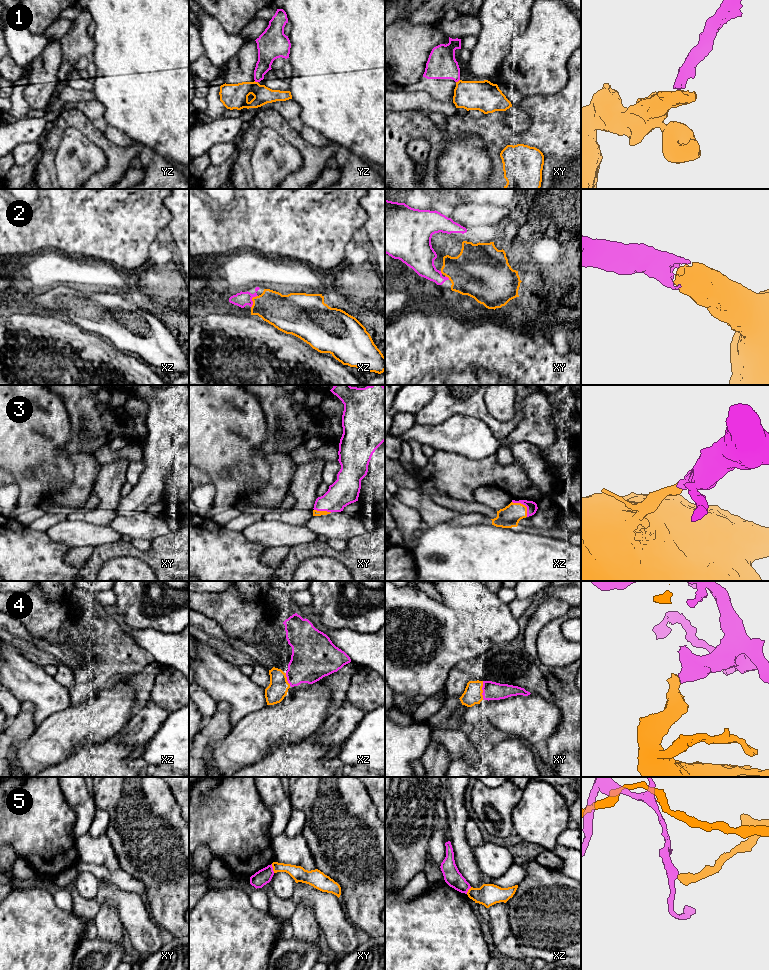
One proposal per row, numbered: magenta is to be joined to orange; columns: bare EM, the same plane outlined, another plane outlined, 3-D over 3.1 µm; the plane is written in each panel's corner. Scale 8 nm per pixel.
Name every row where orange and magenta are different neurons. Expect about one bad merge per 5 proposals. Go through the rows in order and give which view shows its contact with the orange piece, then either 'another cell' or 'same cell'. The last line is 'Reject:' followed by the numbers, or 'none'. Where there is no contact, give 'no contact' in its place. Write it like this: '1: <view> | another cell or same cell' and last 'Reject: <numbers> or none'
1: xy | another cell
2: xz | same cell
3: xz | same cell
4: xy | same cell
5: xy | another cell
Reject: 1, 5

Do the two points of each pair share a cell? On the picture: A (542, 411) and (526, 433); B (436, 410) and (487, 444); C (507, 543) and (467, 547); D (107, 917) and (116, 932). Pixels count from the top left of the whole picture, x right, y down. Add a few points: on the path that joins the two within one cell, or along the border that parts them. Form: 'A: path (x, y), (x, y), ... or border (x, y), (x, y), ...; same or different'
A: path (537, 416), (531, 428); same
B: border (472, 416), (453, 415), (440, 423), (426, 424); different
C: path (497, 547), (477, 547); same
D: path (107, 921), (112, 928); same

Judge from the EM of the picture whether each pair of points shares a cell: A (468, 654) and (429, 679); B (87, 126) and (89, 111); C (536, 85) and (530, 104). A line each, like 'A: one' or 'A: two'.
A: one
B: two
C: two

